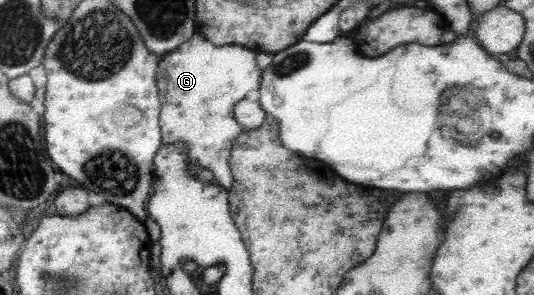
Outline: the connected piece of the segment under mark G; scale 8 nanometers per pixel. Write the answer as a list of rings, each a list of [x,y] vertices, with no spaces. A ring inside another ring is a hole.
[[[195,30],[191,38],[179,44],[174,52],[161,55],[160,68],[156,68],[156,88],[160,88],[160,100],[164,100],[164,108],[159,110],[164,144],[181,142],[187,166],[200,166],[212,172],[213,182],[224,189],[229,189],[234,182],[230,169],[231,142],[244,130],[235,119],[235,104],[246,96],[246,92],[258,88],[258,82],[262,82],[255,53],[240,45],[213,45]]]

